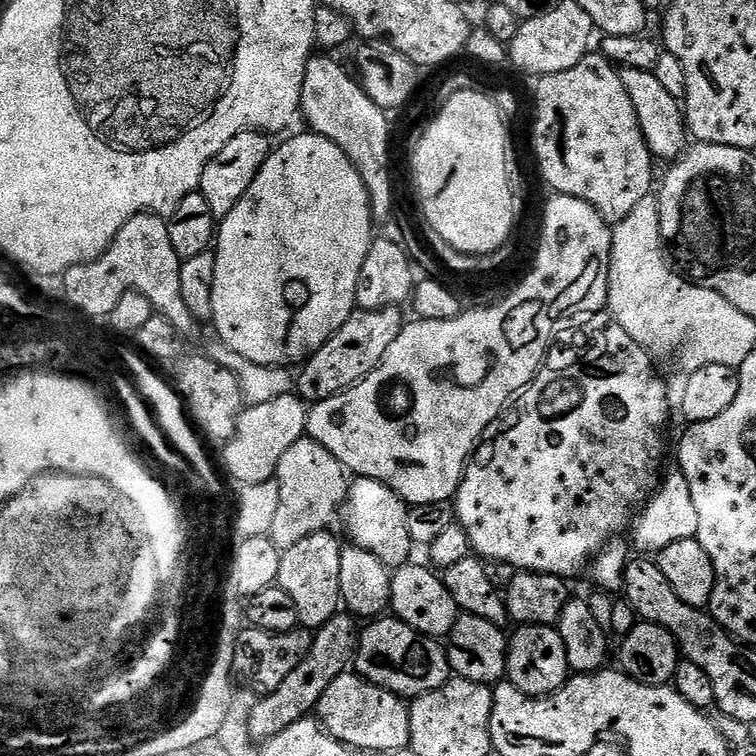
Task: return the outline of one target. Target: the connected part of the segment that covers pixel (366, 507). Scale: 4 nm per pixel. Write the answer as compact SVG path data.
M365 476L353 479L348 486L348 498L346 501L348 532L352 535L351 543L357 548L374 554L374 558L381 560L389 570L403 568L405 564L413 559L412 551L414 551L410 530L406 530L408 509L409 505L405 504L399 496L394 494L394 490L390 490L382 482L378 482L374 478L366 478Z

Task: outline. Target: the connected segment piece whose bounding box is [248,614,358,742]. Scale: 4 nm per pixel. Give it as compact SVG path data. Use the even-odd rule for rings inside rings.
M338 614L330 622L326 622L313 635L312 645L304 655L304 661L290 673L286 682L282 682L282 686L278 686L278 690L268 696L257 699L248 719L248 733L253 741L263 742L282 734L286 726L305 719L311 713L308 711L311 708L313 711L319 705L322 694L326 694L326 686L330 686L334 678L343 674L353 659L358 643L358 628L352 623L353 617L348 614Z

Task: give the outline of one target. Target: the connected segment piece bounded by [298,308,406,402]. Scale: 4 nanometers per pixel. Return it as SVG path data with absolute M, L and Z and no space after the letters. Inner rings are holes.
M400 308L353 312L352 317L313 356L303 361L300 376L298 372L299 395L308 402L325 400L366 379L380 365L382 358L386 358L386 350L390 350L394 338L398 338L404 329L406 317L402 313Z

